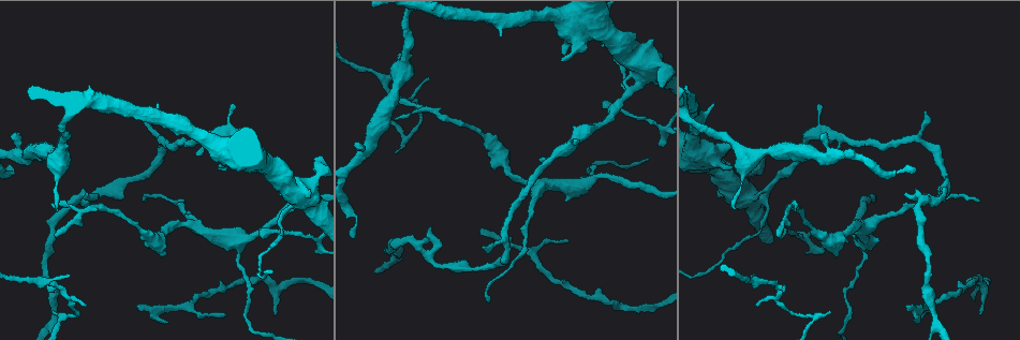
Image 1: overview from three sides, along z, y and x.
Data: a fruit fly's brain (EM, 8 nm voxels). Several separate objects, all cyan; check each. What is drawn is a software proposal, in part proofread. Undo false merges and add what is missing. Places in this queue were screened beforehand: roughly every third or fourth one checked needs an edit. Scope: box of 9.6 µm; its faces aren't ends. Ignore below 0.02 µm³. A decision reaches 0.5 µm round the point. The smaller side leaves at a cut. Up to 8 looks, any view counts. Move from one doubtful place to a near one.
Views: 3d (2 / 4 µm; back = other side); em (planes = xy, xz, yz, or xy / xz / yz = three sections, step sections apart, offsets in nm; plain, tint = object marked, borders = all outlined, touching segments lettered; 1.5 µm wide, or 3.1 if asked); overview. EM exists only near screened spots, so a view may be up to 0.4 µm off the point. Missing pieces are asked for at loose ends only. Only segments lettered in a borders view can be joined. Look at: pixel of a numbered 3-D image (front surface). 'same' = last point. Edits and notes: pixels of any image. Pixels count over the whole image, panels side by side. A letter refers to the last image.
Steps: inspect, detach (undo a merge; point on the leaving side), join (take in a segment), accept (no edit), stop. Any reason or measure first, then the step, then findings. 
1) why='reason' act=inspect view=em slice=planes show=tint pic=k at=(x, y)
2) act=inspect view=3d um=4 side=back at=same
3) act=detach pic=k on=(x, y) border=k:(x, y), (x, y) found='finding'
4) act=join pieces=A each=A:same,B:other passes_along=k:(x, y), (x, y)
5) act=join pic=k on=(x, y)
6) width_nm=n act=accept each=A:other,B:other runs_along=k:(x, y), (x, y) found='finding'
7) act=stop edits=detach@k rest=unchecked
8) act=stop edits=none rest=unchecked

why='tapers out' act=inspect view=em slice=yz step=8 show=tint pic=1 at=(67, 274)

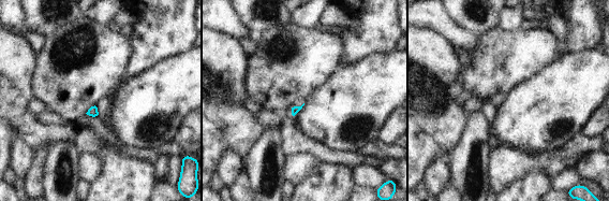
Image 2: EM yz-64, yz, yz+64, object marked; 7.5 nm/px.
why='another direction' act=inspect view=em slice=xy step=4 show=borders at=same

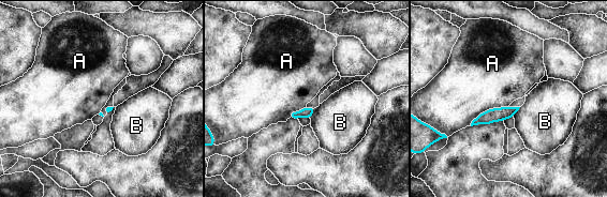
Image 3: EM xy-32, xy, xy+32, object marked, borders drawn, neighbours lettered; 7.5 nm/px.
act=accept each=A:other,B:other border=3:(508, 106), (487, 109), (470, 125) found='no lettered segment goes on from it'

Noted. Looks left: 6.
why='free end' act=inspect view=em slice=planes show=borders pic=1 at=(576, 141)

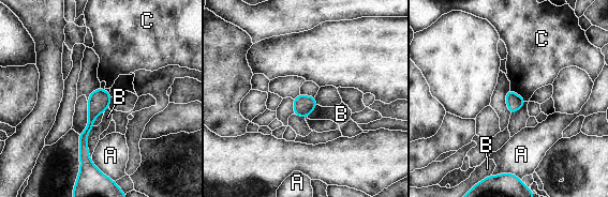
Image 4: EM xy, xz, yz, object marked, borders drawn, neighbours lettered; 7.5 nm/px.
act=accept each=A:other,B:other,C:other border=4:(510, 88), (527, 101) found='none of them fits'

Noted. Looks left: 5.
act=inspect view=3d um=2 pic=1 at=(185, 213)

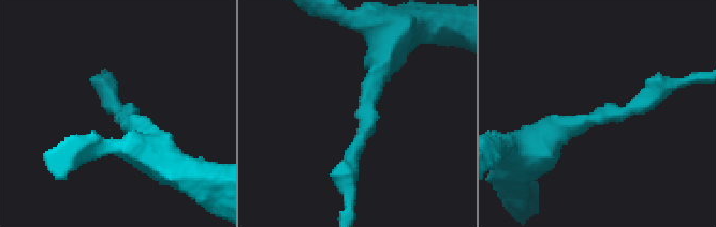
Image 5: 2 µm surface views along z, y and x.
arm_widths_nm=160,320 act=inspect view=em slice=planes show=tint pic=5 at=(128, 118)

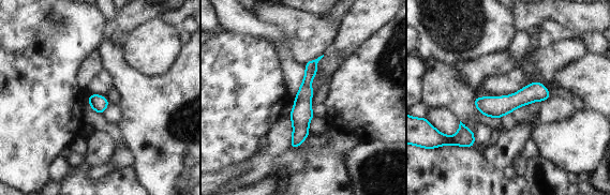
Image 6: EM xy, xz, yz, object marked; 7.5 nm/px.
act=inspect view=em slice=planes show=borders at=same

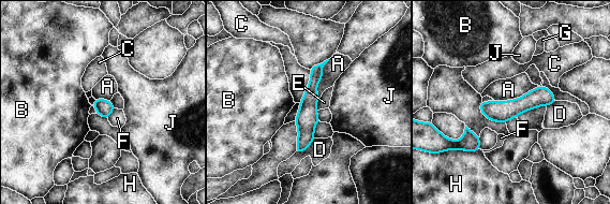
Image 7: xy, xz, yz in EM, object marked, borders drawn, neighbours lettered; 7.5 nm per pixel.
longest_contact=A:360nm act=accept each=A:other,B:other,C:other,D:other,E:other,F:other,G:other,H:other,J:other found='one cell here'

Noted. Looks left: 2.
act=stop edits=none rest=unchecked

